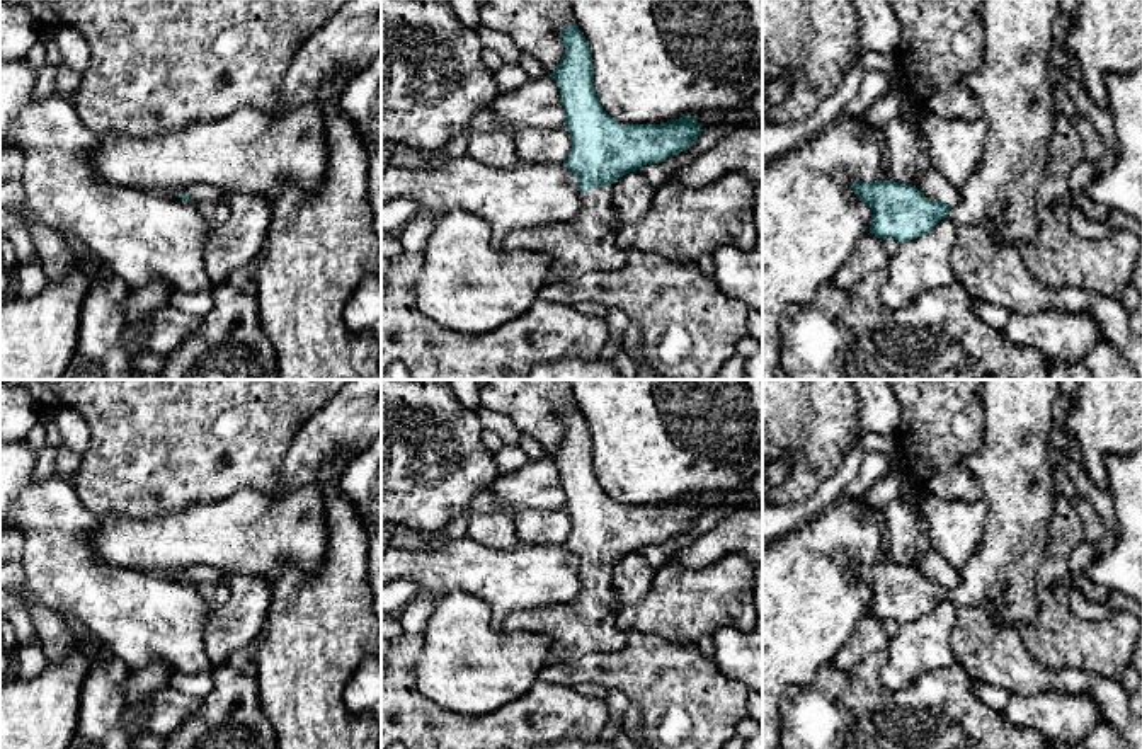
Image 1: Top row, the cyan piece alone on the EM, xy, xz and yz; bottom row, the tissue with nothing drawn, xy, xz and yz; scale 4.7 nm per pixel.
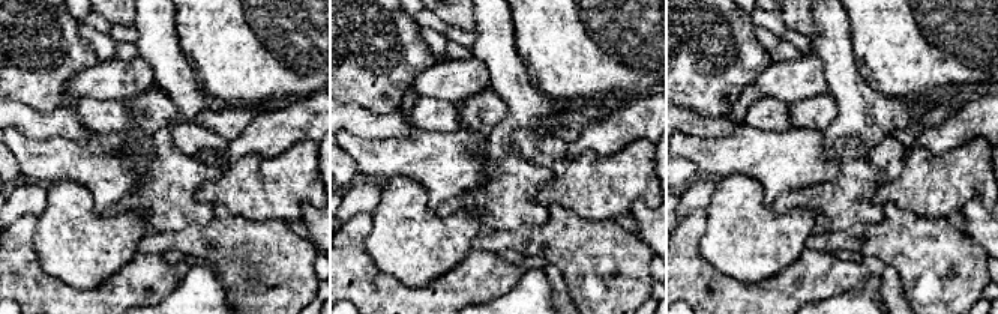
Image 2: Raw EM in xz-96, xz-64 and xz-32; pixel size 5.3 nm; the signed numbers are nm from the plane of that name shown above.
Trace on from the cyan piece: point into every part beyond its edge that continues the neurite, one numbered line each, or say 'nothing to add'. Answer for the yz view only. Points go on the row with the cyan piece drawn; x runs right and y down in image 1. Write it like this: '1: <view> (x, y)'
1: yz (1015, 87)

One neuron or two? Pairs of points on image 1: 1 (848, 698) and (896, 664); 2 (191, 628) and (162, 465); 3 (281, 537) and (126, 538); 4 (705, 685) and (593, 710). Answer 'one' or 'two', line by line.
1: two
2: two
3: one
4: two

